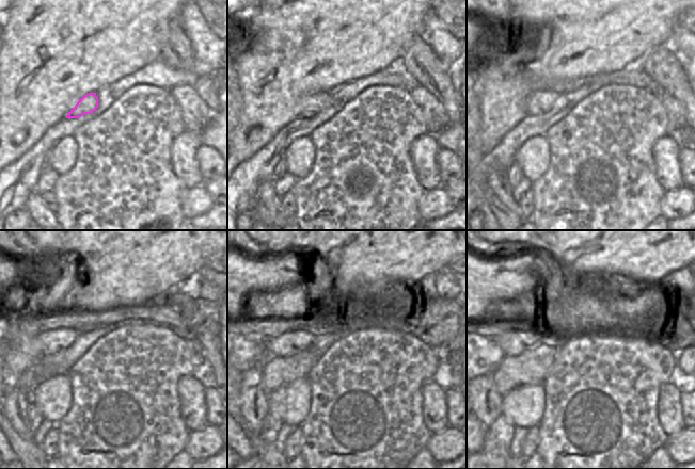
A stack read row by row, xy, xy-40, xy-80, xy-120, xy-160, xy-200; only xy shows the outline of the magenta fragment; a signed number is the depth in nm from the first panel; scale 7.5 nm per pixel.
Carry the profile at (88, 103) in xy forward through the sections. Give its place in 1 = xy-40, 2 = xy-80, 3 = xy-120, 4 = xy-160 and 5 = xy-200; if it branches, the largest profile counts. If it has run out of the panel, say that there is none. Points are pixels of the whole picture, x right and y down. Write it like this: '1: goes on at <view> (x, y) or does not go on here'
1: goes on at xy-40 (312, 104)
2: goes on at xy-80 (540, 101)
3: goes on at xy-120 (58, 340)
4: goes on at xy-160 (287, 344)
5: goes on at xy-200 (512, 343)

